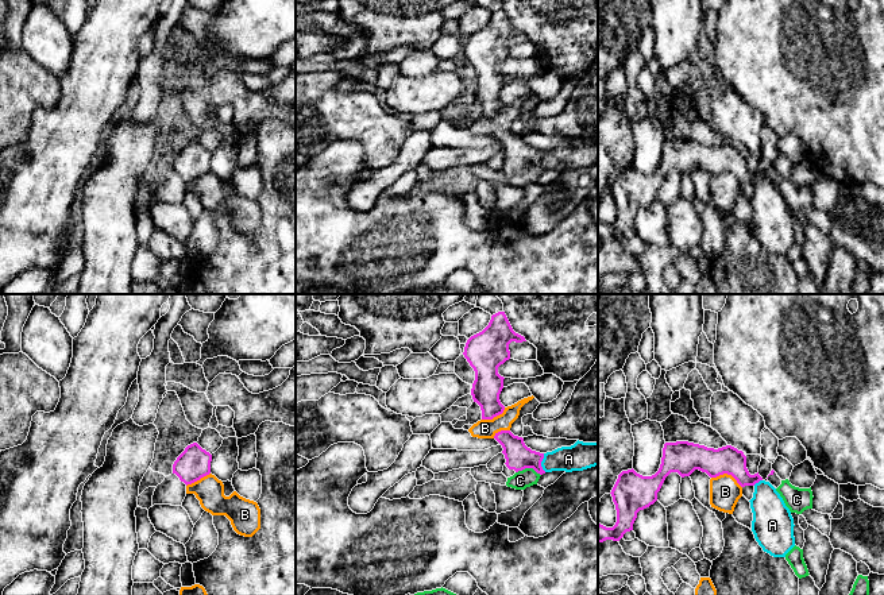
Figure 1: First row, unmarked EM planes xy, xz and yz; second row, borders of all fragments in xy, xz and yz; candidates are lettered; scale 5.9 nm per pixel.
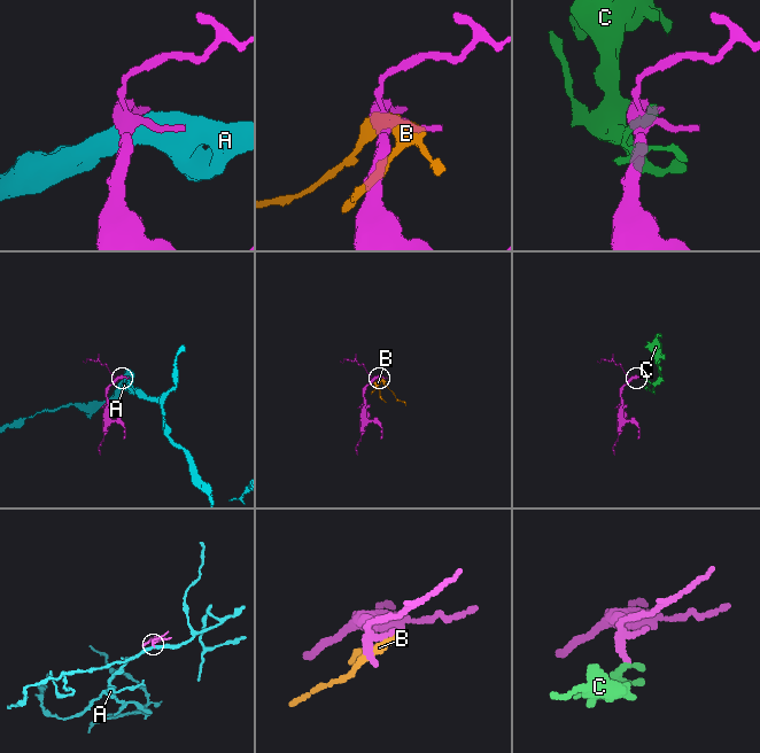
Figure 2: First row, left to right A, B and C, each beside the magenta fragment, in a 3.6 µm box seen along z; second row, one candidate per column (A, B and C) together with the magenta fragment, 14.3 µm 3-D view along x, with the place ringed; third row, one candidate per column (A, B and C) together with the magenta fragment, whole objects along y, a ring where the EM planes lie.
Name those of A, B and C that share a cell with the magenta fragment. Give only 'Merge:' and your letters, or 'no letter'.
Merge: C

